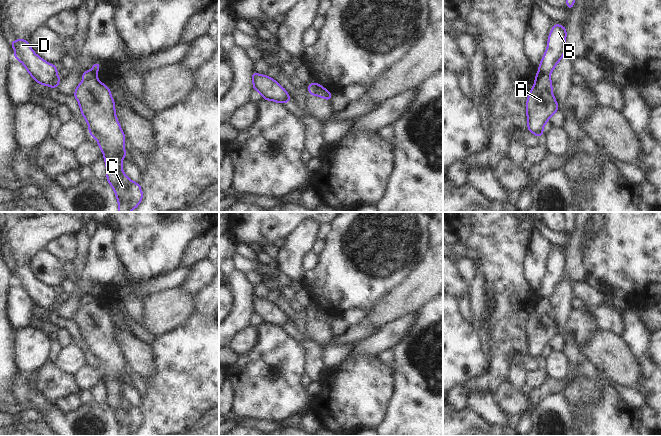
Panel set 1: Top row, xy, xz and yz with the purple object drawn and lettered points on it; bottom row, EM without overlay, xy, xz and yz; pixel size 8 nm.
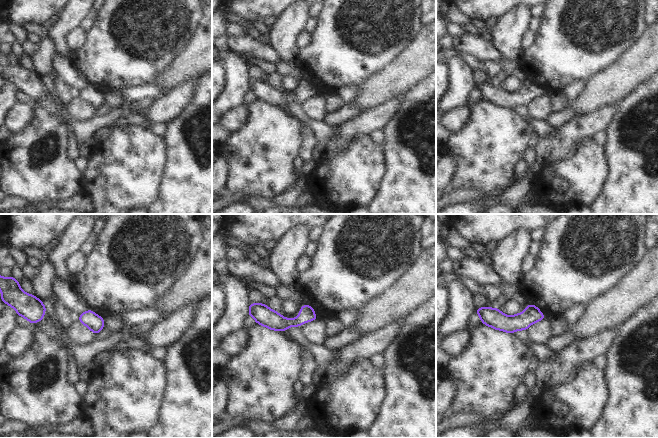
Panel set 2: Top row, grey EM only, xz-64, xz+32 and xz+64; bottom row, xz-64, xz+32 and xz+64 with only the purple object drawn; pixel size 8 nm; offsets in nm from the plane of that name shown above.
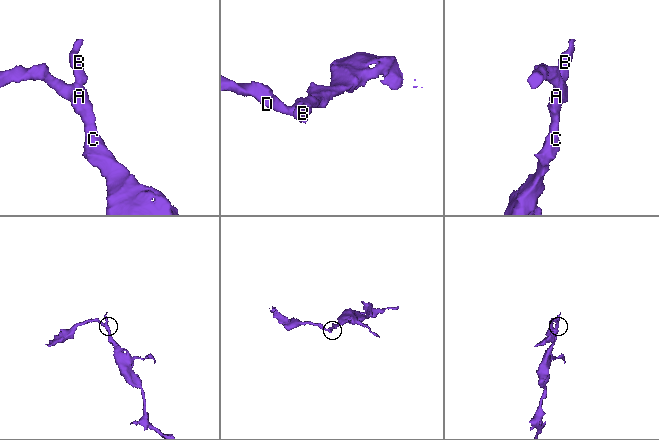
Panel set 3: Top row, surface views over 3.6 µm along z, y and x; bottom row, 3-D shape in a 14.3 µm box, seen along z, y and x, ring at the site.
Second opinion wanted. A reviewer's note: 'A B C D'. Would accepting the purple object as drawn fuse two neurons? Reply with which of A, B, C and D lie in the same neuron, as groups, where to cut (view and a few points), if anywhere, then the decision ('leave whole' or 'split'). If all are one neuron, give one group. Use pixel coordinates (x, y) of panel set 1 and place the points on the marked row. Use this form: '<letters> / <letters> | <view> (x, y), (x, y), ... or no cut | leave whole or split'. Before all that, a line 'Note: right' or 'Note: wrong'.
Note: wrong
A C D / B | xz (318, 84), (311, 93) | split

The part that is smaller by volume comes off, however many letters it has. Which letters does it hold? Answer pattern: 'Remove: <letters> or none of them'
Remove: B.

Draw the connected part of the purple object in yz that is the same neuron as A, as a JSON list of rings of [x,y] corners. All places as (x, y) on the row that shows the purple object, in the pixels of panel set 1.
[[[541,73],[535,75],[535,84],[527,98],[526,106],[527,129],[542,138],[545,123],[559,110],[552,94],[552,82],[549,75]]]

